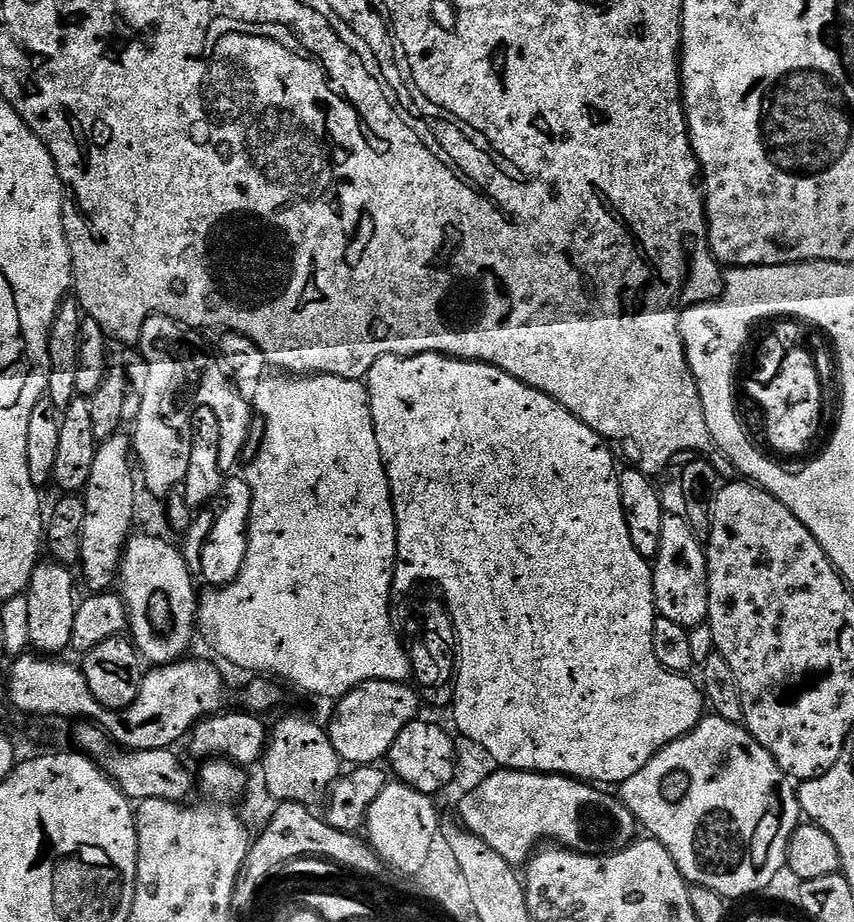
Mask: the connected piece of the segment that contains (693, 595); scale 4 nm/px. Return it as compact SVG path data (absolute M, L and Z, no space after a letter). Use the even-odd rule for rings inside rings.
M665 515L662 542L652 564L652 581L656 611L661 617L691 630L708 618L708 558L705 545L699 540L683 515Z

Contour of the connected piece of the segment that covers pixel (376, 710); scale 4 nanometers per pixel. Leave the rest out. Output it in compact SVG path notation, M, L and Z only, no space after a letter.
M371 680L339 697L337 704L340 705L332 721L326 724L326 731L345 765L372 766L389 755L395 739L419 715L419 693L408 686L404 682L395 684L389 680Z

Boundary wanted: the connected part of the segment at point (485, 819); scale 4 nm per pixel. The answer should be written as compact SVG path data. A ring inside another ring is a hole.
M497 770L476 790L465 792L459 797L458 820L468 831L482 838L482 842L486 842L490 850L498 850L498 854L502 854L502 858L506 858L506 862L513 866L527 865L545 841L555 842L570 852L582 852L585 856L609 856L611 852L621 852L632 845L638 836L638 825L634 814L620 801L619 795L612 793L611 796L608 792L611 791L601 790L591 783L581 782L570 776Z

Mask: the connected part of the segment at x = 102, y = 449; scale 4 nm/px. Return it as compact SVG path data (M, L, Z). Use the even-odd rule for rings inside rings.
M119 432L117 434L114 434L111 438L106 439L106 441L102 443L99 443L97 445L93 469L90 470L90 482L88 483L83 493L84 505L86 506L86 518L83 524L83 534L81 538L81 554L80 554L79 563L80 563L80 568L83 568L84 570L84 574L86 576L87 582L91 587L89 589L94 592L107 591L108 589L111 589L115 585L115 582L117 581L117 578L119 575L120 563L123 560L123 553L125 548L127 547L127 543L133 531L133 529L131 530L132 524L133 522L134 524L136 522L136 515L138 512L138 507L136 508L136 484L138 488L138 480L137 480L137 477L136 477L136 480L134 478L134 474L136 475L136 470L132 461L133 454L134 454L134 449L132 447L131 437L124 432Z

